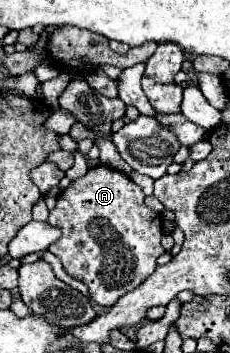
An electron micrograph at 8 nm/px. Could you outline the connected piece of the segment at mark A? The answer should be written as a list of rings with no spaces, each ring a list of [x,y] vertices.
[[[99,164],[89,168],[83,178],[73,180],[65,188],[57,198],[57,206],[49,214],[49,224],[61,230],[61,238],[49,246],[49,252],[61,260],[63,270],[69,276],[87,284],[91,298],[99,306],[113,306],[123,294],[135,290],[147,276],[153,274],[157,258],[165,252],[161,246],[161,216],[147,208],[143,200],[145,194],[133,180],[129,180],[119,170]]]

